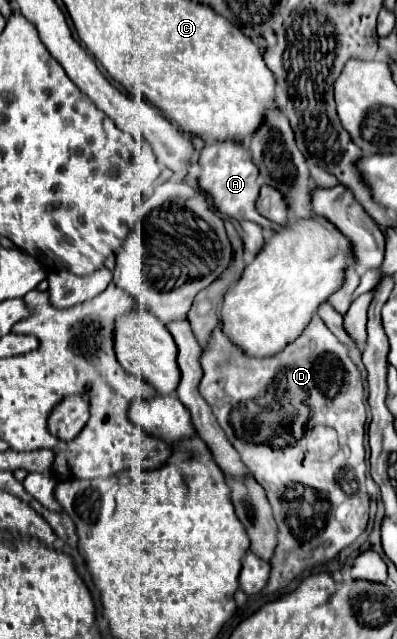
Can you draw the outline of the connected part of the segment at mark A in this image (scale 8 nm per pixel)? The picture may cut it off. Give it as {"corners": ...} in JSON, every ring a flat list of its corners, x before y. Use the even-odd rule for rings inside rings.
{"corners":[[234,142,206,144,204,150,202,150,202,156,200,156,200,168,206,168,200,174,200,186,210,194,214,206,224,216,228,216,228,218,232,218,236,222,250,220,250,222,260,224,262,228,274,230,274,224,270,220,262,218,256,212,256,208,254,208,258,192,260,192,260,186,258,186,258,168,252,164,252,156,244,150,244,146,234,144],[206,152,214,152,214,156,206,154]]}

